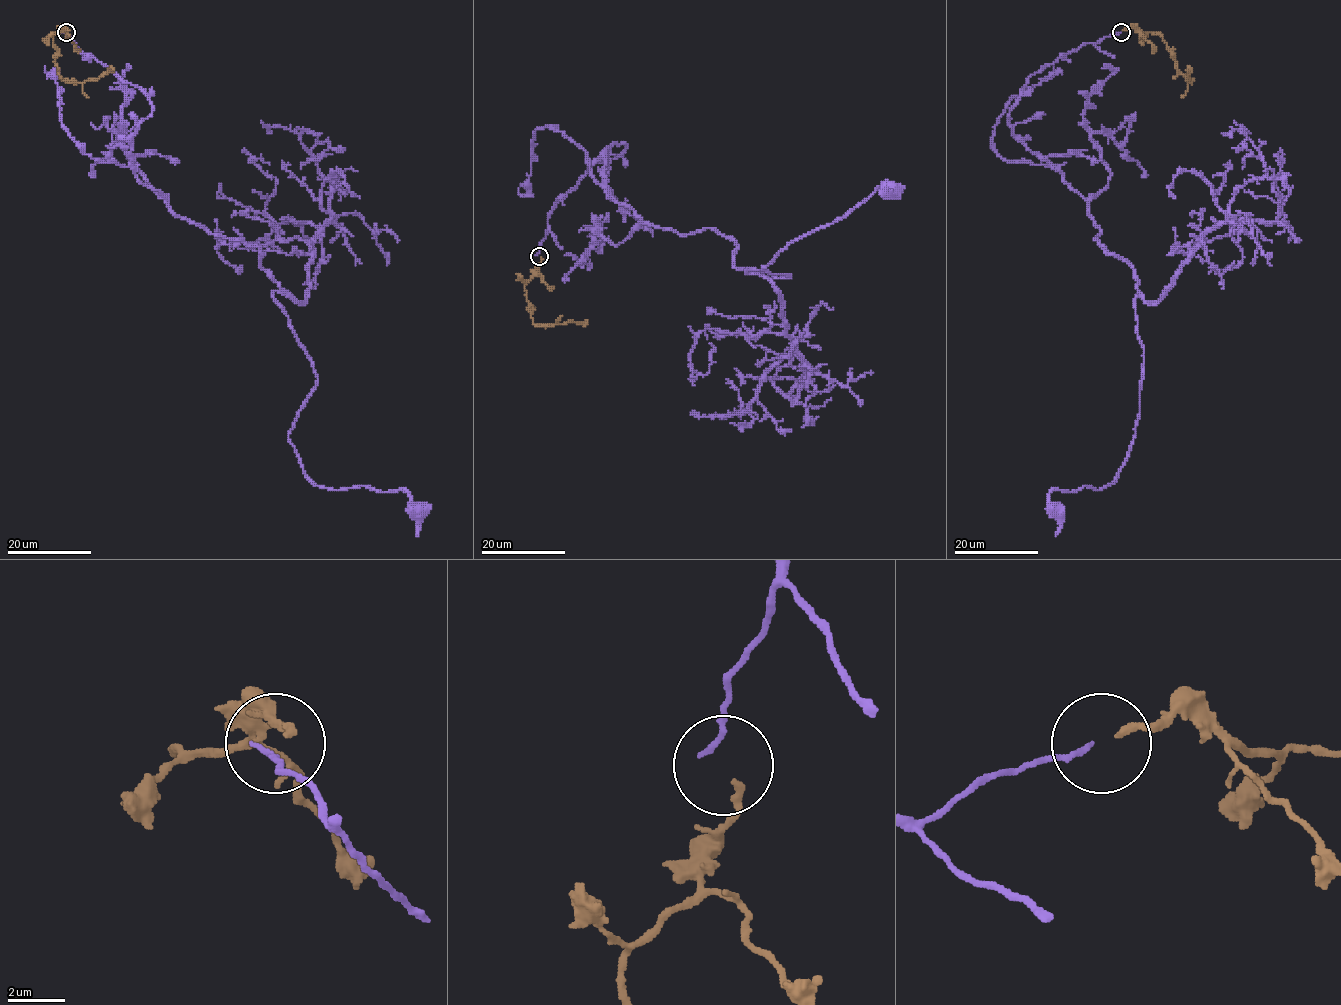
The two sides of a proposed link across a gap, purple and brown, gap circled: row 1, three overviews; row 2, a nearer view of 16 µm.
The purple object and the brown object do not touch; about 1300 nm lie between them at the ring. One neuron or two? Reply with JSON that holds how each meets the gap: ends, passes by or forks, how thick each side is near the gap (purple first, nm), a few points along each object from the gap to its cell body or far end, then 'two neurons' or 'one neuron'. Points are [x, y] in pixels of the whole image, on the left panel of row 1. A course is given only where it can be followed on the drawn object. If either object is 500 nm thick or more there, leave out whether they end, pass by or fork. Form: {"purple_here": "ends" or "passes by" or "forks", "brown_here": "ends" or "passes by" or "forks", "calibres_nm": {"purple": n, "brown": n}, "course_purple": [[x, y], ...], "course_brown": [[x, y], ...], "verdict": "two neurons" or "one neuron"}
{"purple_here": "ends", "brown_here": "ends", "calibres_nm": {"purple": 200, "brown": 260}, "course_purple": [[64, 32], [148, 97], [135, 176], [262, 253], [317, 377], [288, 433], [305, 475], [419, 510]], "course_brown": [[67, 31], [65, 27], [51, 33], [58, 52], [54, 60], [63, 80], [83, 83], [99, 79], [114, 68]], "verdict": "two neurons"}

